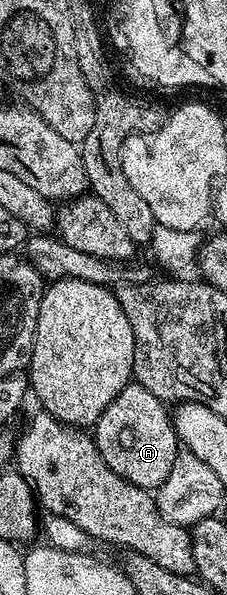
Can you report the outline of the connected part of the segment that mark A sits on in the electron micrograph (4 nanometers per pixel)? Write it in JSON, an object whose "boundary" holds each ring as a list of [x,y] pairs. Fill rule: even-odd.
{"boundary":[[[136,382],[129,383],[115,398],[115,402],[103,410],[95,425],[95,439],[103,462],[107,462],[107,466],[111,466],[111,470],[115,470],[115,474],[127,482],[146,490],[156,490],[163,482],[167,482],[167,474],[171,474],[171,466],[175,466],[179,451],[177,431],[173,429],[173,417],[166,401],[155,398],[151,390]]]}

